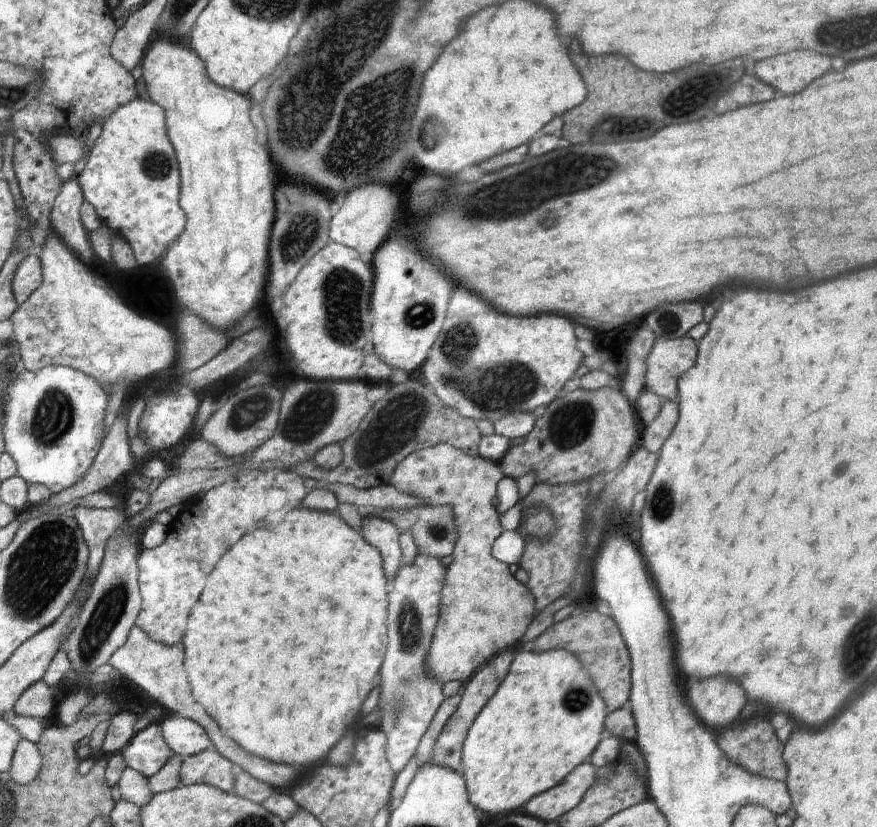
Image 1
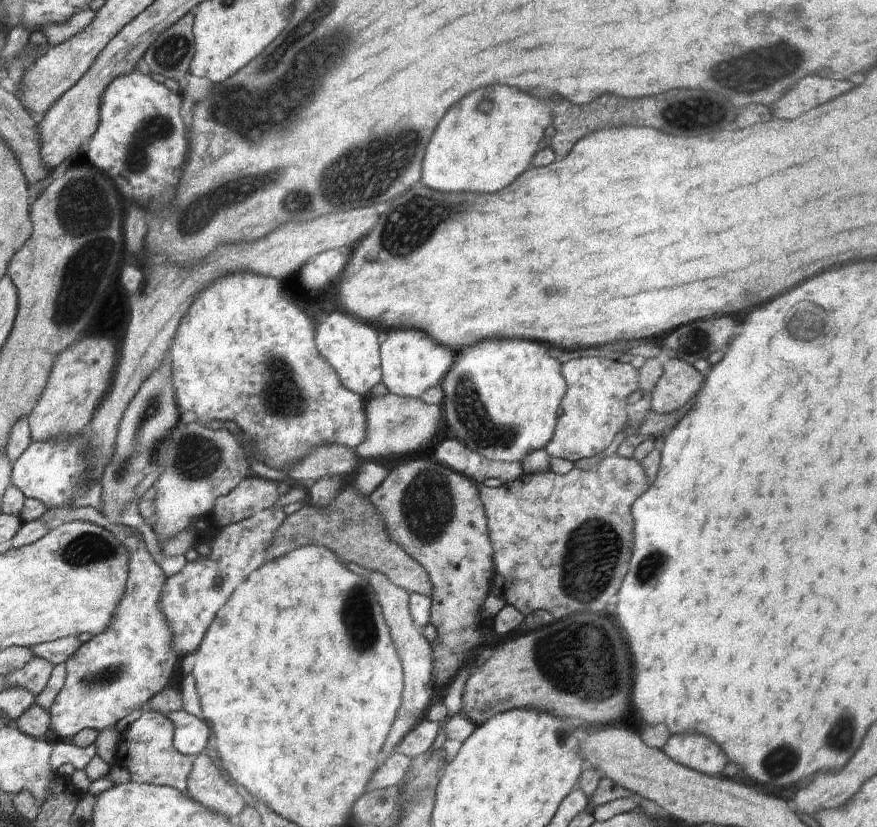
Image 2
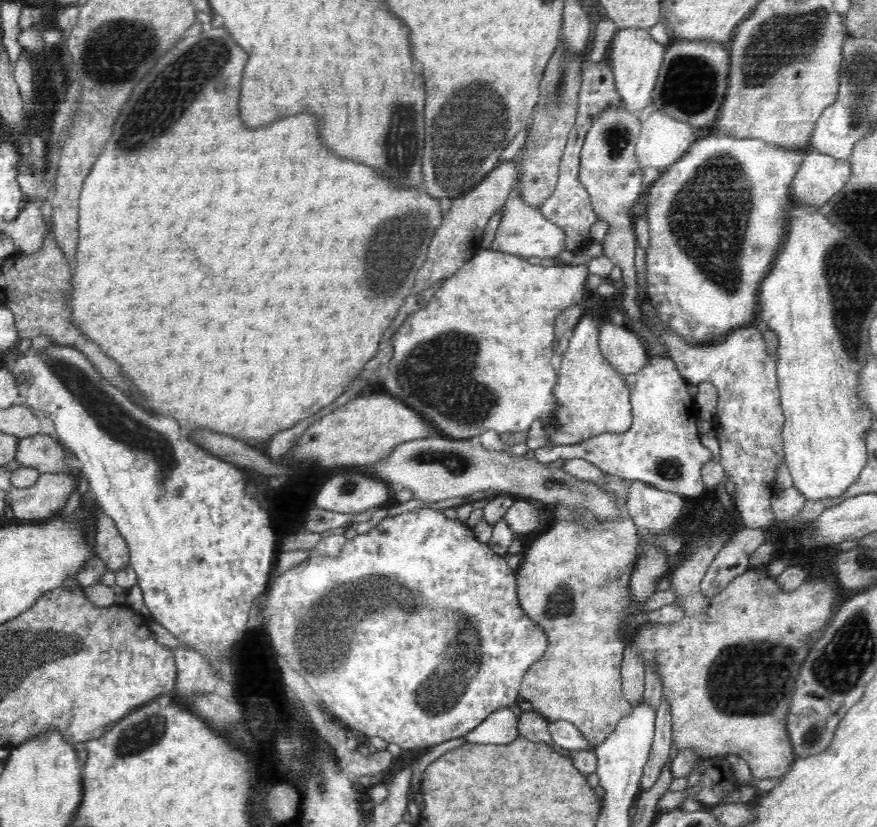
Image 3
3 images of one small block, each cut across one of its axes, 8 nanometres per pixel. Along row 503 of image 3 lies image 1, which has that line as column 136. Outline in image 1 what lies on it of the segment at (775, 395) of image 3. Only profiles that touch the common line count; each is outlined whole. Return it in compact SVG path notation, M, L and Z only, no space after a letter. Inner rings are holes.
M152 723L135 734L121 751L126 767L148 778L156 775L172 758L160 723Z

